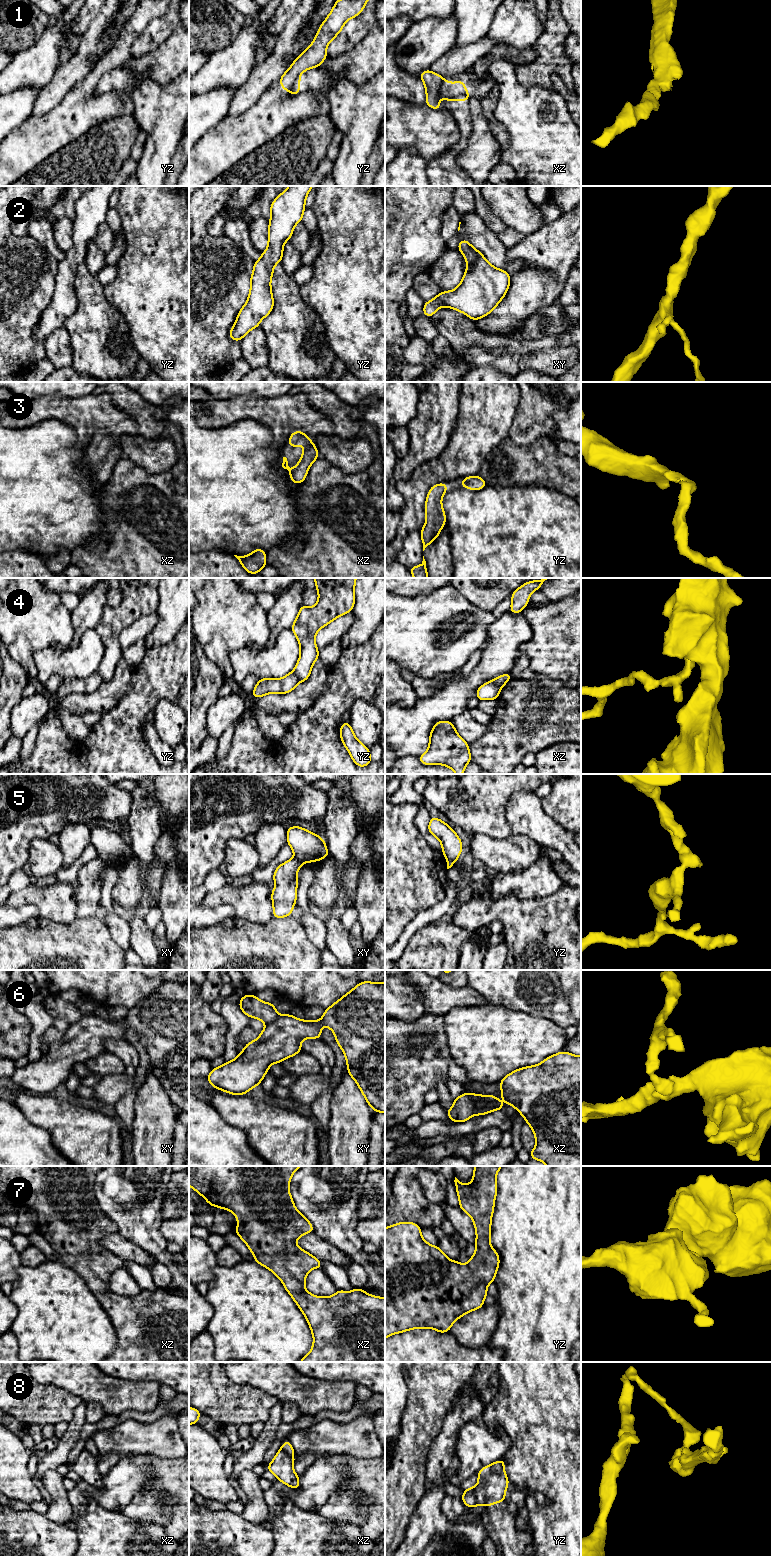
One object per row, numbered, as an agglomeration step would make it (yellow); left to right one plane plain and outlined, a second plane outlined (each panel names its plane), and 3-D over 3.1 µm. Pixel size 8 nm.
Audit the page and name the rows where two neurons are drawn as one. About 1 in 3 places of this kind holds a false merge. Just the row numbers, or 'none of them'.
1, 4, 5, 6, 8

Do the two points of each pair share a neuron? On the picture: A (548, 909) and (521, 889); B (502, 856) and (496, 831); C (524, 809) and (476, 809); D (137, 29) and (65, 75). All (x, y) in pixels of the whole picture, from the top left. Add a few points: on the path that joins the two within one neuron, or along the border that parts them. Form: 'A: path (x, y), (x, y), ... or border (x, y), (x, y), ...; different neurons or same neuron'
A: border (555, 891), (524, 899), (509, 894); different neurons
B: border (475, 833), (494, 838), (511, 834); different neurons
C: border (520, 791), (506, 805), (505, 817), (511, 832); different neurons
D: border (125, 24), (117, 41), (97, 61); different neurons

